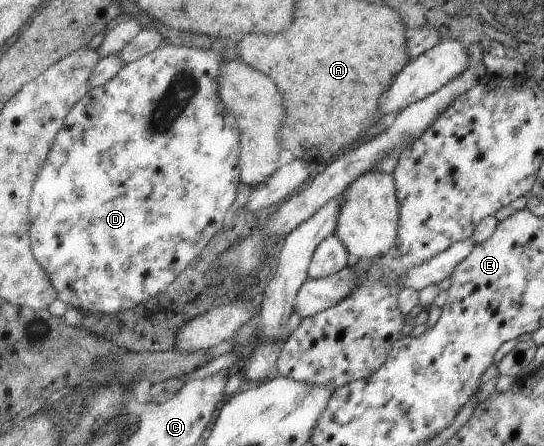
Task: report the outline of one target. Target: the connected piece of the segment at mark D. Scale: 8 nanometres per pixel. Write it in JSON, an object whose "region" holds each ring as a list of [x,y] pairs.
{"region":[[[162,46],[142,59],[124,66],[118,75],[99,88],[92,88],[66,116],[48,159],[34,184],[30,202],[29,234],[33,254],[49,274],[64,305],[105,316],[120,316],[141,303],[156,299],[167,291],[204,248],[219,236],[228,220],[230,207],[236,203],[241,182],[241,129],[234,114],[225,106],[219,94],[219,75],[224,59],[215,50],[198,47]]]}

